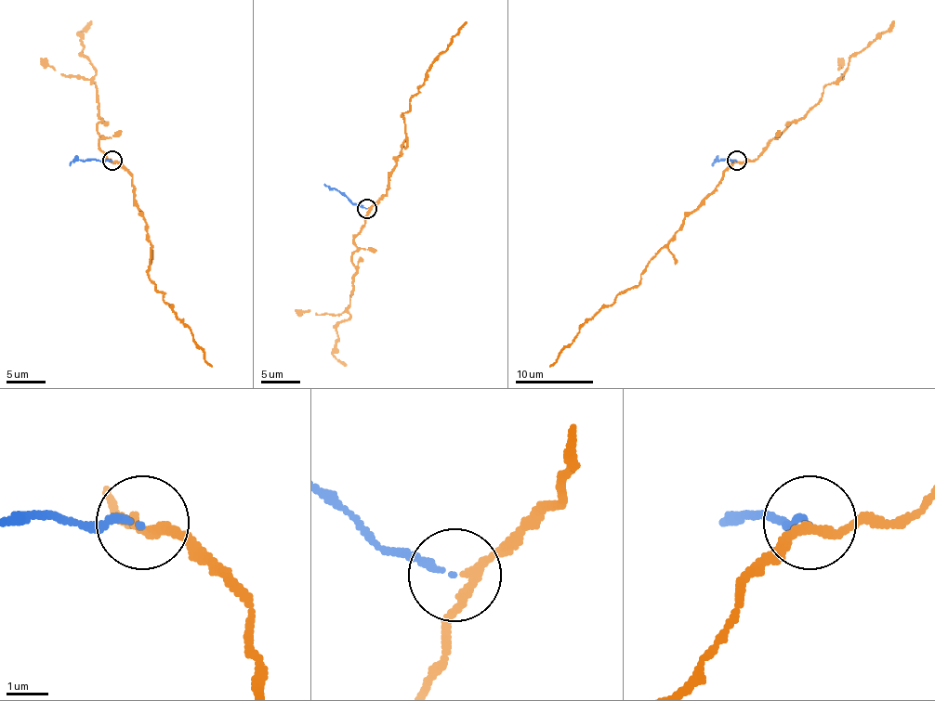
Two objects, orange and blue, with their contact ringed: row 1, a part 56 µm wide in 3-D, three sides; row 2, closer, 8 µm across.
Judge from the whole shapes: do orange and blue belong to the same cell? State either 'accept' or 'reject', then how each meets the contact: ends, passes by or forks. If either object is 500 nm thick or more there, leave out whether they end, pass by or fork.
reject | orange passes by | blue ends

